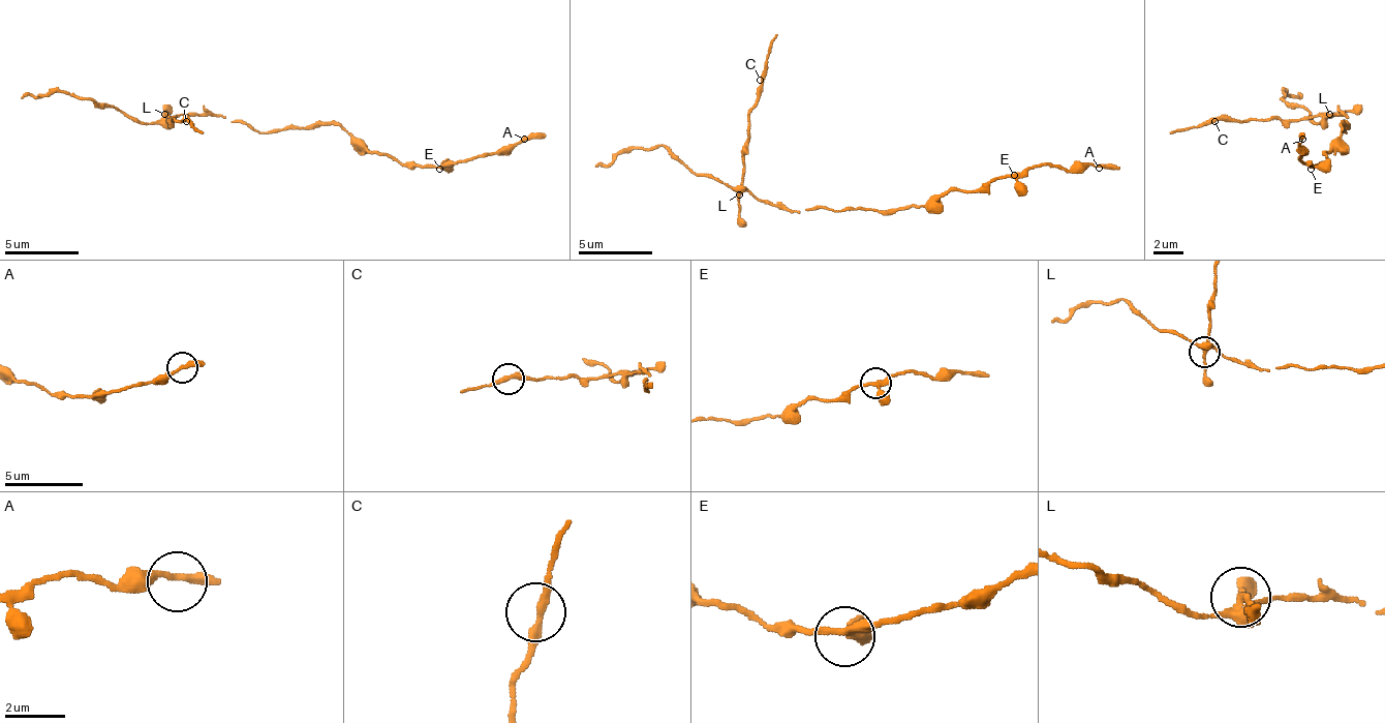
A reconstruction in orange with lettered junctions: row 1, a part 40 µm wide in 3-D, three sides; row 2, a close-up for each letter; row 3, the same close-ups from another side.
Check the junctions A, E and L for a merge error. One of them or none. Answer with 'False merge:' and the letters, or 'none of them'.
False merge: L

